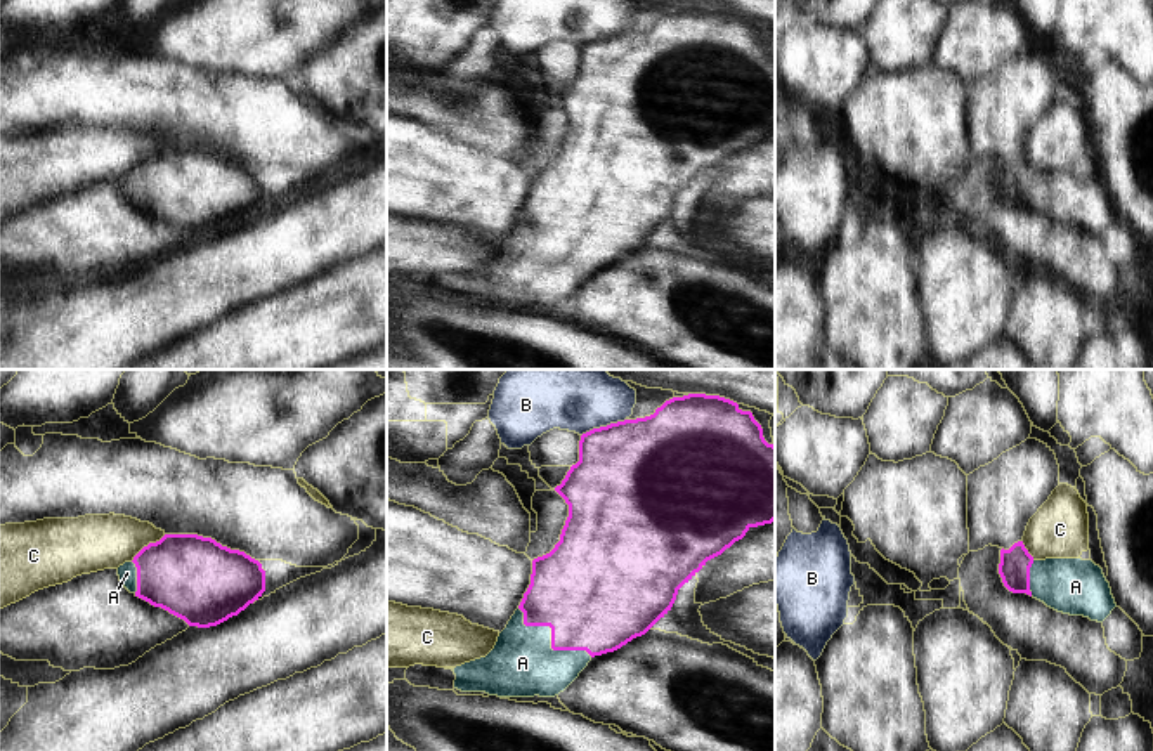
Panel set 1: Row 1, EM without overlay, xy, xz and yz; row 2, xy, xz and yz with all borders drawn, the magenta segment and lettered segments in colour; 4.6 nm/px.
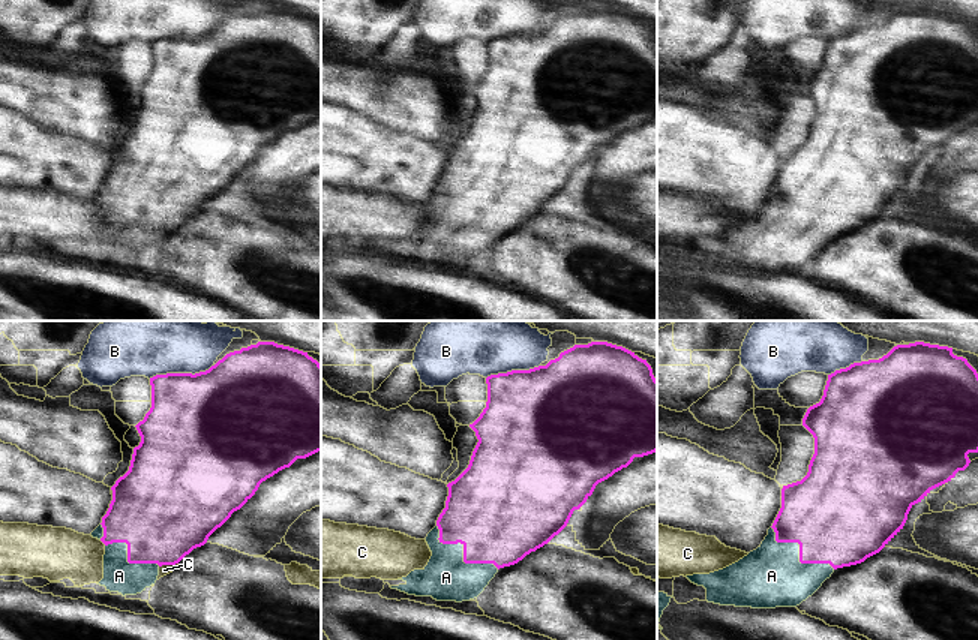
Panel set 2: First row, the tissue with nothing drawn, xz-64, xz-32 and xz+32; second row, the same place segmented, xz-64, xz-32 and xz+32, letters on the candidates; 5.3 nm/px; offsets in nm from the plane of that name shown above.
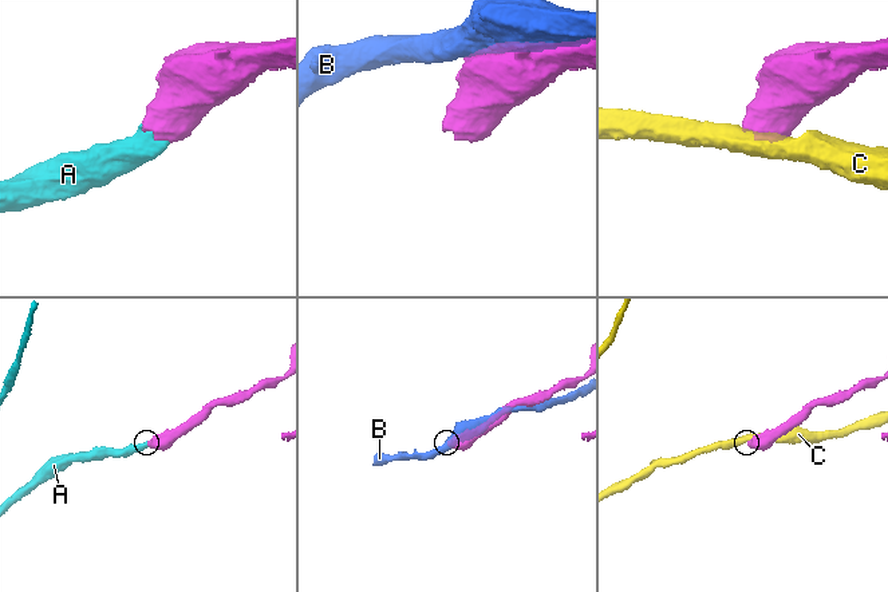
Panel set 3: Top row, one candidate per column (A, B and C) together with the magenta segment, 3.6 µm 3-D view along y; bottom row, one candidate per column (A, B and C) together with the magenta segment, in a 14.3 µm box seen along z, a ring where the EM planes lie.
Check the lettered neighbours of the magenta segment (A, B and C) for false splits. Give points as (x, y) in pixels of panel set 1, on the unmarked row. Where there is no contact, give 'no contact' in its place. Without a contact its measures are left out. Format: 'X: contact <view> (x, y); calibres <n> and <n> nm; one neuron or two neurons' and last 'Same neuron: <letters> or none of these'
A: contact xz (552, 248); calibres 460 and 300 nm; one neuron
B: contact xz (602, 39); calibres 480 and 200 nm; two neurons
C: contact xy (149, 155); calibres 380 and 260 nm; two neurons
Same neuron: A

